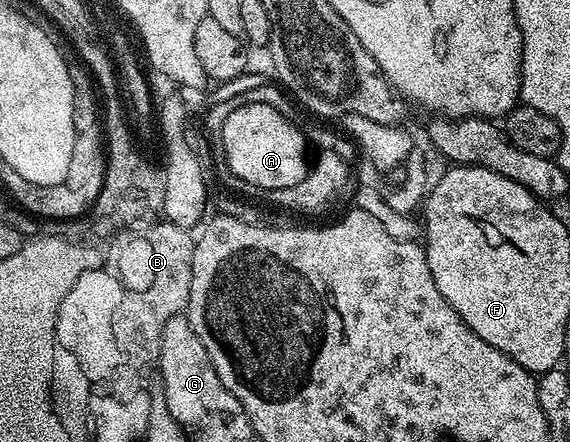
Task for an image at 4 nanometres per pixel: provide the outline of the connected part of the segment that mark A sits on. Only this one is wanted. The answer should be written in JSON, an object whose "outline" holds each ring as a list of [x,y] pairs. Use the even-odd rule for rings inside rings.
{"outline":[[[256,104],[239,107],[222,126],[226,161],[237,181],[250,187],[285,188],[302,182],[310,167],[309,145],[305,133],[293,121],[279,113],[274,106]]]}

